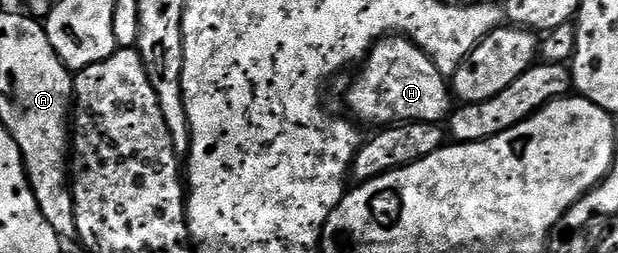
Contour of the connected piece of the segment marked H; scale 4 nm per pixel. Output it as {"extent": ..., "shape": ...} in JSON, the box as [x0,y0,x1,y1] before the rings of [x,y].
{"extent":[348,35,454,127],"shape":[[[385,35],[372,46],[359,69],[360,74],[353,79],[352,86],[348,89],[348,109],[357,122],[365,121],[368,125],[376,125],[372,127],[391,127],[409,121],[440,123],[454,108],[454,94],[450,88],[449,78],[438,71],[430,55],[423,53],[416,44],[403,35]]]}

